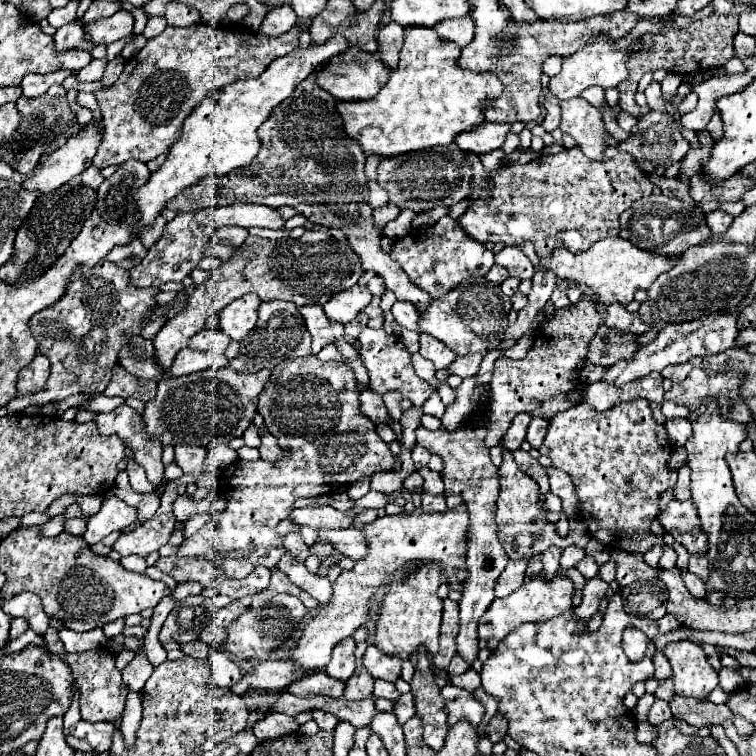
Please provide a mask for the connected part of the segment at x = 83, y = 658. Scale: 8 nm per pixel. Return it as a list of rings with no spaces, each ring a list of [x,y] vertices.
[[[94,649],[84,653],[62,653],[62,659],[72,667],[80,689],[80,713],[84,721],[118,721],[126,703],[126,685],[120,671],[114,667],[114,653],[110,649]]]

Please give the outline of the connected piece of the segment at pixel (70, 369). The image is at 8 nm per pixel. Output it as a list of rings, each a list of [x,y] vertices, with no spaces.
[[[102,261],[102,263],[98,263],[98,267],[78,267],[78,271],[74,271],[74,279],[70,281],[70,291],[66,291],[66,295],[60,299],[60,303],[54,303],[54,307],[46,307],[46,311],[40,311],[38,315],[34,315],[34,319],[30,323],[32,335],[40,343],[38,353],[46,355],[52,363],[52,373],[46,383],[46,389],[34,393],[34,395],[16,396],[7,405],[8,415],[18,415],[28,406],[62,401],[62,399],[66,399],[70,395],[78,395],[78,393],[94,393],[94,395],[104,393],[104,389],[108,387],[108,383],[112,379],[112,369],[118,363],[118,351],[122,349],[126,339],[130,339],[132,335],[138,335],[142,331],[142,327],[146,325],[146,321],[142,317],[148,315],[156,307],[156,301],[154,301],[156,293],[158,293],[158,289],[154,289],[154,287],[150,287],[150,289],[134,287],[130,283],[130,273],[110,261]]]

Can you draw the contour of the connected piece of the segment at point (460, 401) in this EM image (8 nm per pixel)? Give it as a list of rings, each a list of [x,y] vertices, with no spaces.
[[[468,377],[462,381],[462,385],[456,389],[458,397],[452,405],[446,407],[444,417],[442,417],[442,427],[450,427],[454,431],[454,427],[460,427],[464,423],[464,419],[470,415],[470,399],[472,393],[476,389],[476,377]]]

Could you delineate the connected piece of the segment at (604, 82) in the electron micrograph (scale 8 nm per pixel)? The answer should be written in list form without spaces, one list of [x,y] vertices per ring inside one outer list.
[[[598,35],[586,47],[582,47],[578,53],[563,59],[560,73],[550,79],[550,91],[558,99],[572,99],[572,97],[578,97],[578,93],[590,85],[600,85],[604,89],[616,87],[620,81],[624,81],[628,77],[628,67],[626,67],[628,55],[638,53],[642,49],[642,45],[644,45],[642,39],[634,39],[628,47],[618,47],[616,41],[608,39],[606,35]]]

